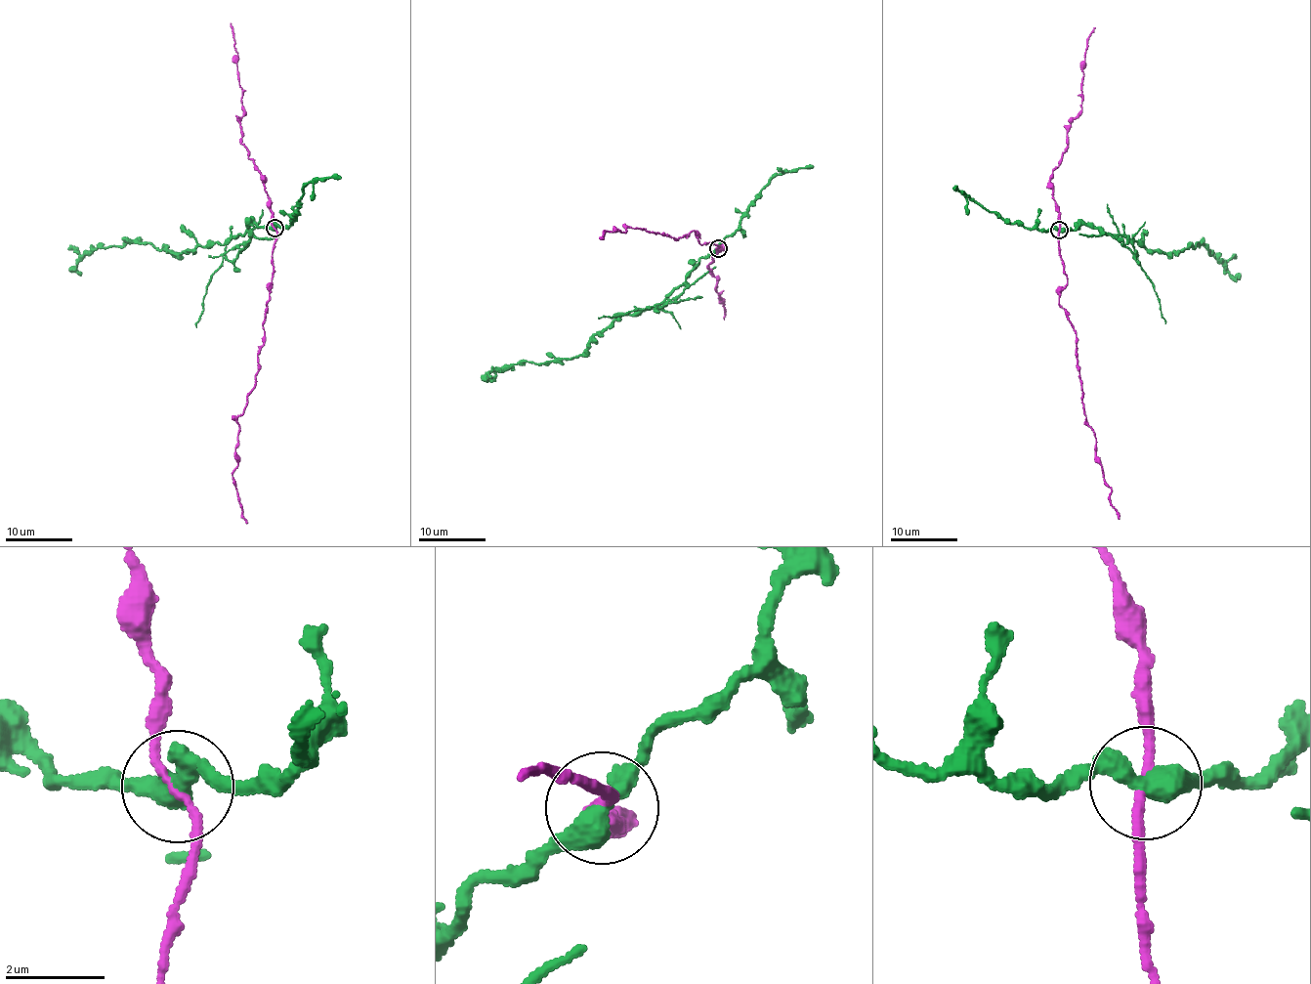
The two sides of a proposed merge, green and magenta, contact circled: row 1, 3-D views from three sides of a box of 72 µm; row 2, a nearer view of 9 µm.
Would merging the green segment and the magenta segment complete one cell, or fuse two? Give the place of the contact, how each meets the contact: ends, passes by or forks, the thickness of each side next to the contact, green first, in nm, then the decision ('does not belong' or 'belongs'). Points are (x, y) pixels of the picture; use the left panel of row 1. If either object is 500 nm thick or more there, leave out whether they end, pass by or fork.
(274, 228) | green passes by | magenta passes by | 460/140 nm | does not belong

